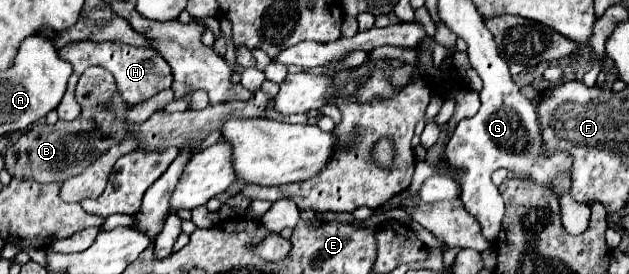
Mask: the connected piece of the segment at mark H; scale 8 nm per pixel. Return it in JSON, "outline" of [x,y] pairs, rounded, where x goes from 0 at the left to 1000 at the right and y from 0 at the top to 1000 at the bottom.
{"outline":[[[119,153],[119,161],[97,175],[94,204],[116,241],[116,270],[110,285],[107,336],[100,343],[100,365],[91,387],[94,431],[110,438],[110,445],[122,438],[129,423],[129,387],[119,365],[116,336],[119,336],[119,307],[122,307],[126,277],[141,241],[164,241],[180,270],[183,307],[186,307],[186,336],[192,343],[192,365],[199,387],[211,387],[227,365],[237,365],[240,350],[246,350],[256,328],[272,321],[272,307],[275,307],[275,270],[272,270],[269,234],[253,204],[250,182],[234,175],[234,168],[205,168],[205,161],[192,161],[192,153],[157,153],[157,161],[154,153]]]}

